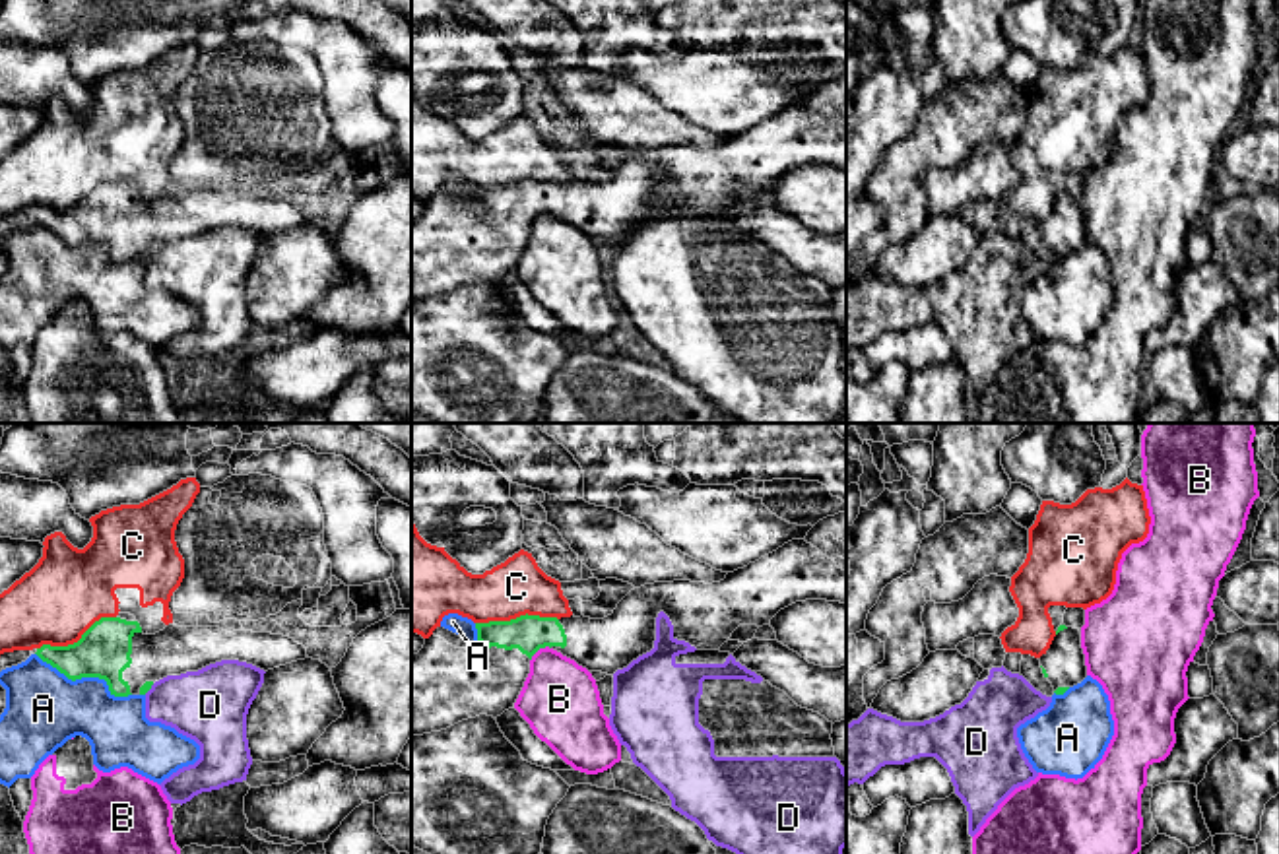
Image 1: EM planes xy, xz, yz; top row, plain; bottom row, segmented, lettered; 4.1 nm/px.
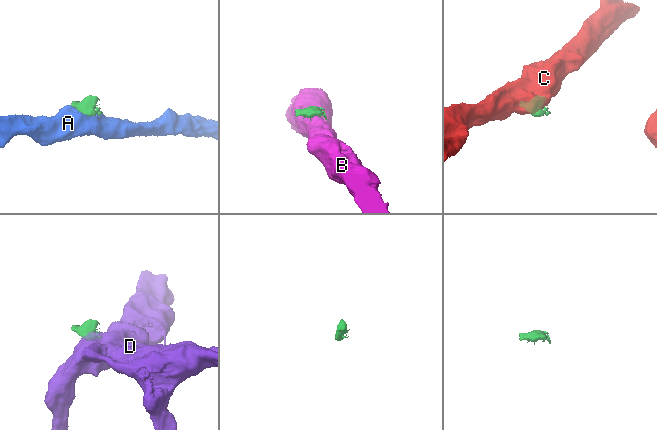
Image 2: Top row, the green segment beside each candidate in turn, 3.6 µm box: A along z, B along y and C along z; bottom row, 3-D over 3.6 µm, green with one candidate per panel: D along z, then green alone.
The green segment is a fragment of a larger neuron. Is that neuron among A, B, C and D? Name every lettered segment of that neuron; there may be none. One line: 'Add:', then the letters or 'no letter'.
Add: no letter

